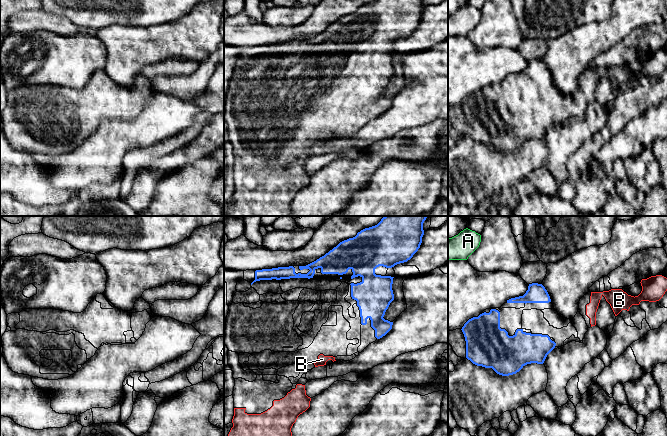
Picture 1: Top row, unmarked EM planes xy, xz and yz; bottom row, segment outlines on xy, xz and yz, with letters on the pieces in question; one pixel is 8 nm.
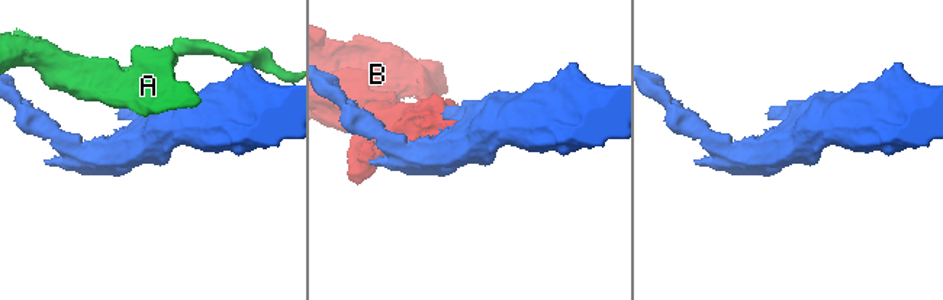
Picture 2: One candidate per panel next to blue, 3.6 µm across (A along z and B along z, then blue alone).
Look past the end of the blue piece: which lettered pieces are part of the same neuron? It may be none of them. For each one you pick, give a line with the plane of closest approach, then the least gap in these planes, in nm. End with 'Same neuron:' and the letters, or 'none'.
B: nearest in yz; 280 nm apart
Same neuron: B

